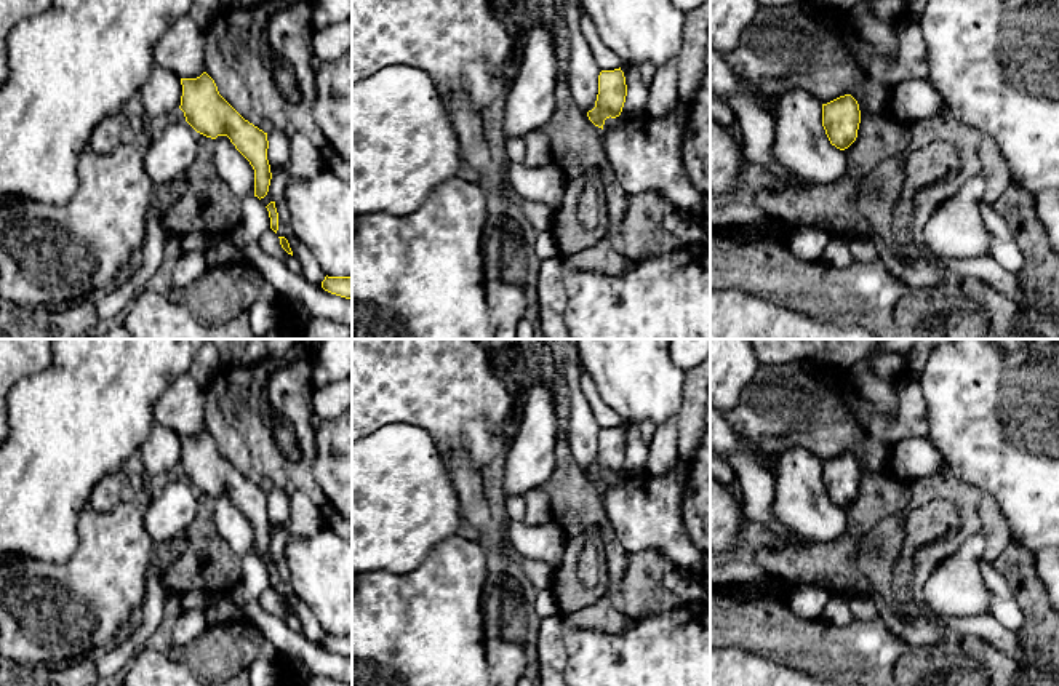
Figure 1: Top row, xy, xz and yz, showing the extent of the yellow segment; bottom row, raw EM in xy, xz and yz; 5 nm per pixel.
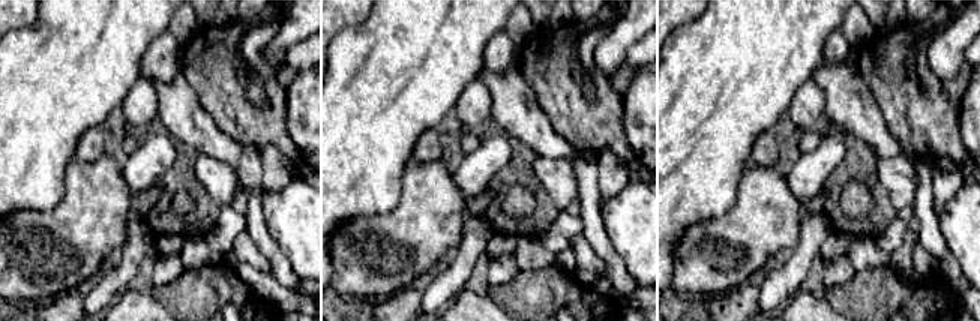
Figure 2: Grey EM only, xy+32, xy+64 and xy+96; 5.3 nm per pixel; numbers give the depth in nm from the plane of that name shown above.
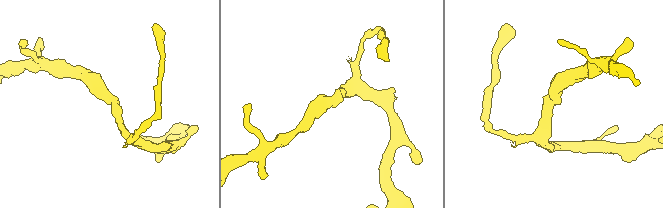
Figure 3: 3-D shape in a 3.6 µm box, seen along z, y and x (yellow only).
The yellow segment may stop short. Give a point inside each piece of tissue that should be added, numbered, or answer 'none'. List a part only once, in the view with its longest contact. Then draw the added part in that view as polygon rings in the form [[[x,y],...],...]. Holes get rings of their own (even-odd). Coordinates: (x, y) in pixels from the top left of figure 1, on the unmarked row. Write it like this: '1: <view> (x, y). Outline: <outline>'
none

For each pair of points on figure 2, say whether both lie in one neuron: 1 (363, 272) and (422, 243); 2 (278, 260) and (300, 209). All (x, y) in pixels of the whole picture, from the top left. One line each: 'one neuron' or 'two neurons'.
1: one neuron
2: two neurons

